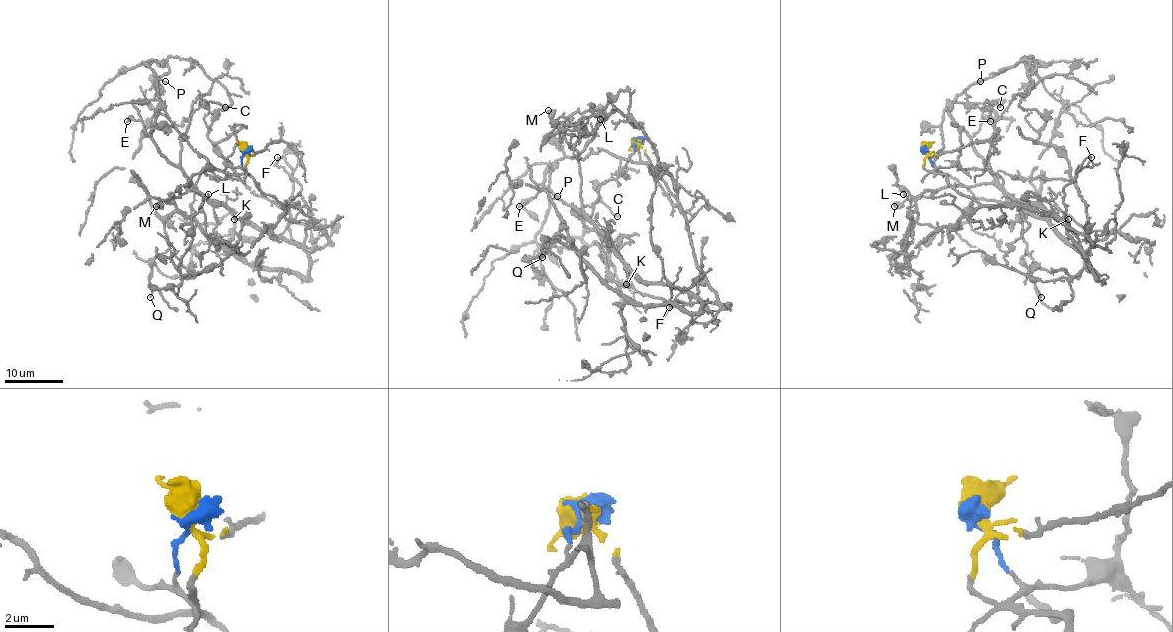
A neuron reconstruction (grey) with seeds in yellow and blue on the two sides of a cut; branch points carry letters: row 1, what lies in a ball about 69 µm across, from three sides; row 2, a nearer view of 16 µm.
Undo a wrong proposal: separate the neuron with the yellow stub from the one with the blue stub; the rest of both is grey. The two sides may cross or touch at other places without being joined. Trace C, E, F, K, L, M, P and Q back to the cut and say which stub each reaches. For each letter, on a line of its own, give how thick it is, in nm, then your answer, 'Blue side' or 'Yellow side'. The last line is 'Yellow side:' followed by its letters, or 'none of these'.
C: Thickness 180 nm. Blue side
E: Thickness 320 nm. Blue side
F: Thickness 90 nm. Blue side
K: Thickness 150 nm. Blue side
L: Thickness 160 nm. Blue side
M: Thickness 400 nm. Blue side
P: Thickness 140 nm. Blue side
Q: Thickness 150 nm. Blue side
Yellow side: none of these

